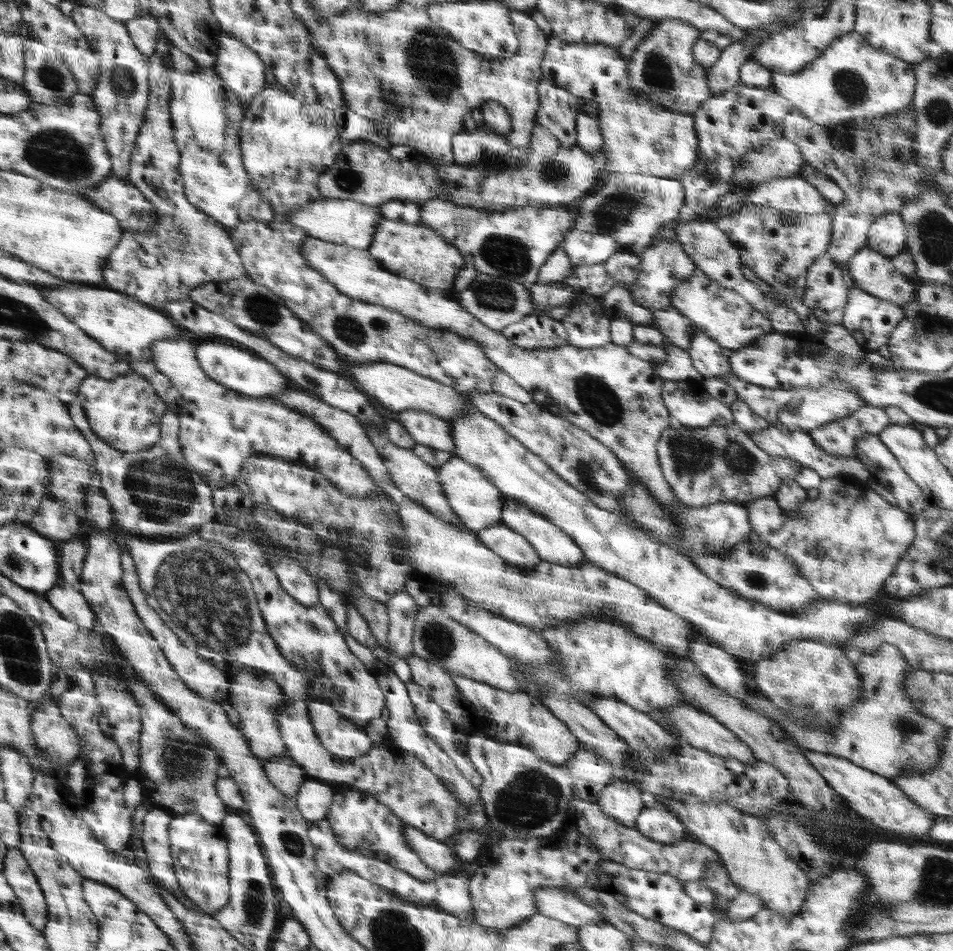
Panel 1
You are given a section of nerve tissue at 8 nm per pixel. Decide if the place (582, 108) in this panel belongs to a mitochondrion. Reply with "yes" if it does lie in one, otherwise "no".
no

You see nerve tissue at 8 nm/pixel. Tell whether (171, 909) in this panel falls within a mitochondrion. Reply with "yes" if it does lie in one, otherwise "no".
no

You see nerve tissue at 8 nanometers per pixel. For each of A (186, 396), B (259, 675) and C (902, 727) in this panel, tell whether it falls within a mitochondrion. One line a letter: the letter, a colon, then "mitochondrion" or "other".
A: other
B: other
C: mitochondrion

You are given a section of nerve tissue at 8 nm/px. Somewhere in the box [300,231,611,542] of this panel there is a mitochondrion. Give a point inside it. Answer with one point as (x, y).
(353, 331)

